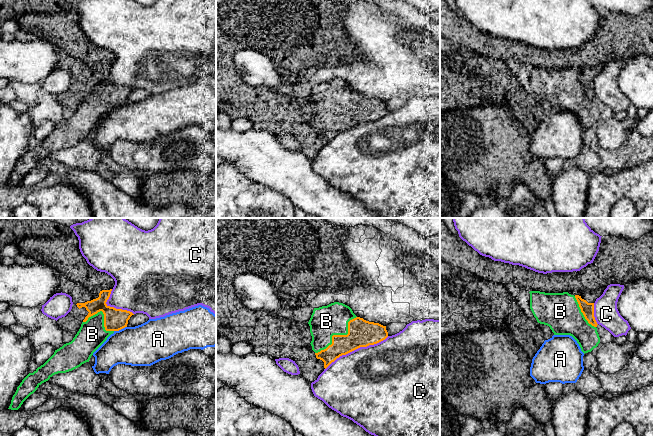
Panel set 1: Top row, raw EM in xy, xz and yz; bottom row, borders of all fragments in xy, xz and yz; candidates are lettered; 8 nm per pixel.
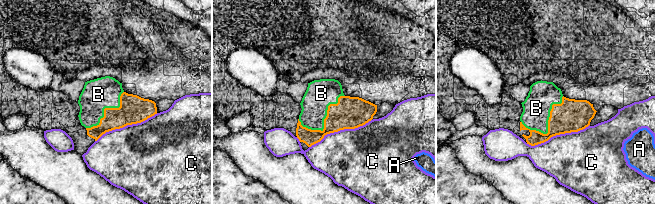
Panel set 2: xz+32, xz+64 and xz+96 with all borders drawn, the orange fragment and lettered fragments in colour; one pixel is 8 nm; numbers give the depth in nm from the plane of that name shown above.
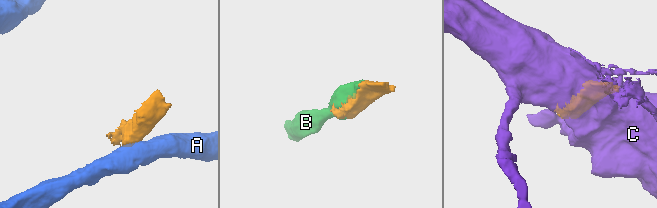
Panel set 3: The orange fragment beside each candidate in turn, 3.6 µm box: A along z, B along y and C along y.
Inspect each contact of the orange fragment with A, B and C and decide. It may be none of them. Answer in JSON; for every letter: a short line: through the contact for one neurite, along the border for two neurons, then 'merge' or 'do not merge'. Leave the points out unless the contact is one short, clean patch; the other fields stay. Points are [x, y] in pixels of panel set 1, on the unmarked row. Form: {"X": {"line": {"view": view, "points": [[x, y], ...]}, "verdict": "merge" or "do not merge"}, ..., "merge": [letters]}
{"A": {"line": {"view": "xy", "points": [[126, 102], [114, 107]]}, "verdict": "do not merge"}, "B": {"verdict": "merge"}, "C": {"verdict": "do not merge"}, "merge": ["B"]}

